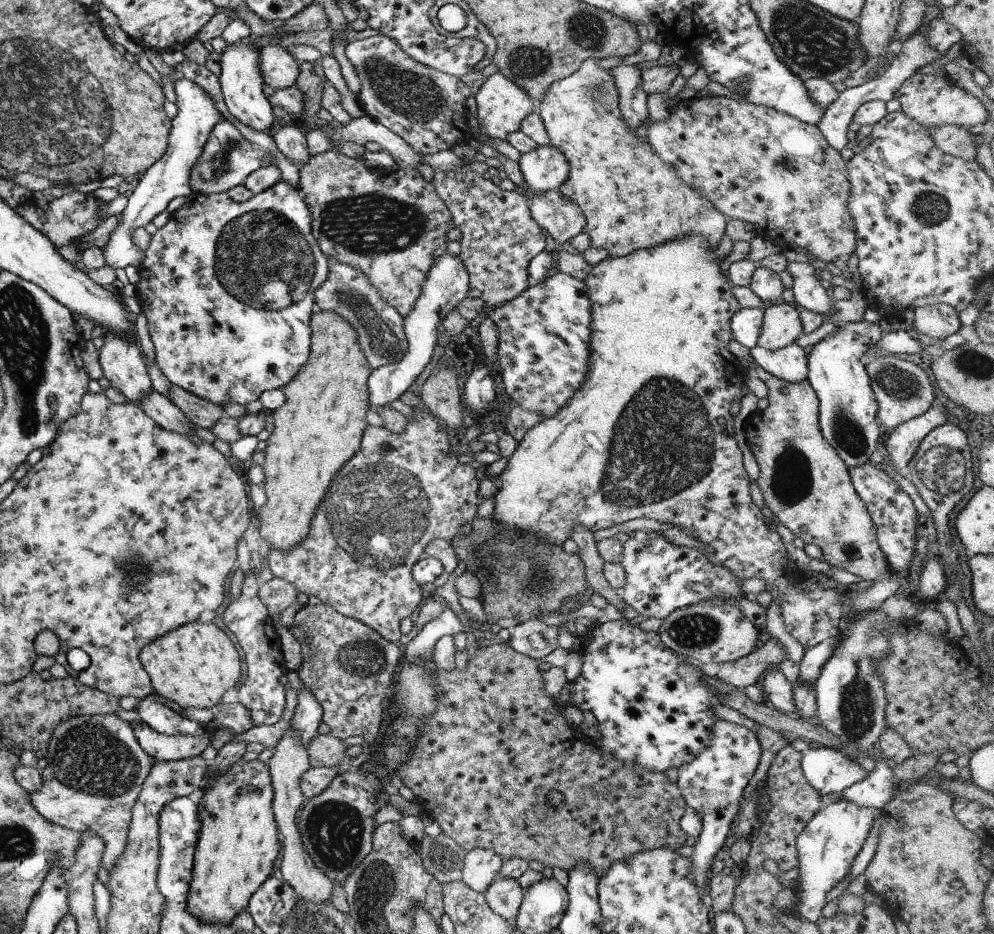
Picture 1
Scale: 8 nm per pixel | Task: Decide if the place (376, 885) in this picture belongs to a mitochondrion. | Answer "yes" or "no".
yes

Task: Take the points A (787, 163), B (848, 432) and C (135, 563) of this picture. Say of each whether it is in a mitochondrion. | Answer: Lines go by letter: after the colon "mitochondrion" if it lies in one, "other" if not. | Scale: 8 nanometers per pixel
A: mitochondrion
B: mitochondrion
C: mitochondrion

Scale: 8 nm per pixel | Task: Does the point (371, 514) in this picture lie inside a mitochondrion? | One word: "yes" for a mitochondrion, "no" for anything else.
yes

